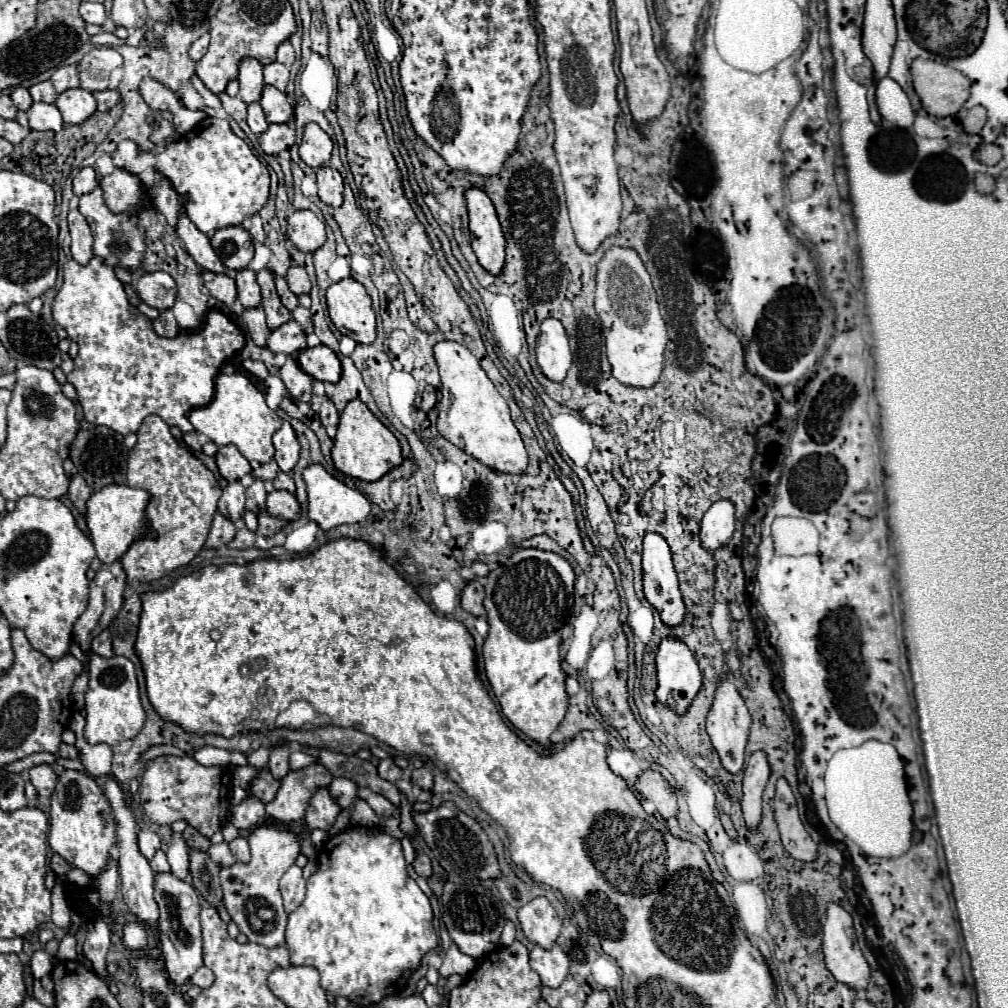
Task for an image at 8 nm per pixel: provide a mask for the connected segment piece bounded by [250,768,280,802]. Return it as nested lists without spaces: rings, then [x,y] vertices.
[[[262,768],[260,778],[254,782],[254,786],[250,788],[250,792],[254,796],[258,796],[262,802],[270,802],[276,796],[278,788],[280,788],[280,780],[274,780],[272,774],[268,772],[268,768]]]

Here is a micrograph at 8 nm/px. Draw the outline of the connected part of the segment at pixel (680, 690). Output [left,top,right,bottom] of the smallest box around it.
[656,638,702,714]

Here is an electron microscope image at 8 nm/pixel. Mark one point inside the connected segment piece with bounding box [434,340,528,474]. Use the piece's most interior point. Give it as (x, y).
(472, 415)

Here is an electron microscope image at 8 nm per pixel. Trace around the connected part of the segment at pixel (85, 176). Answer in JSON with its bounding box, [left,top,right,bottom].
[74,168,96,196]

